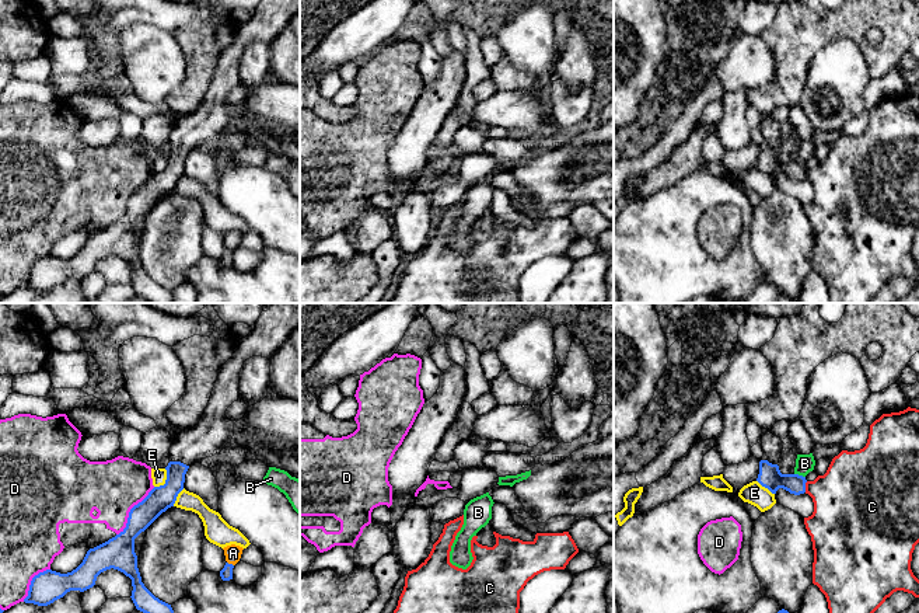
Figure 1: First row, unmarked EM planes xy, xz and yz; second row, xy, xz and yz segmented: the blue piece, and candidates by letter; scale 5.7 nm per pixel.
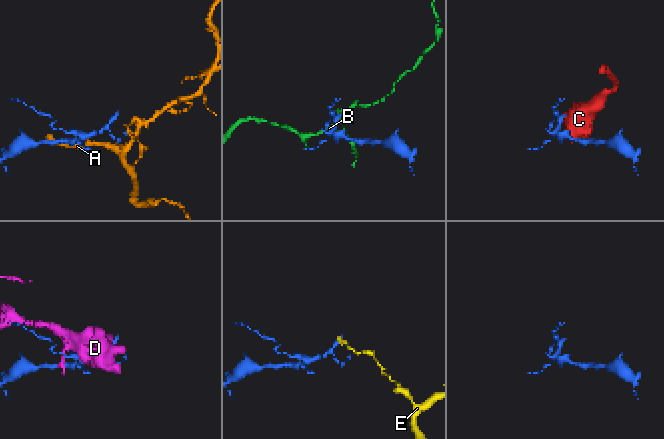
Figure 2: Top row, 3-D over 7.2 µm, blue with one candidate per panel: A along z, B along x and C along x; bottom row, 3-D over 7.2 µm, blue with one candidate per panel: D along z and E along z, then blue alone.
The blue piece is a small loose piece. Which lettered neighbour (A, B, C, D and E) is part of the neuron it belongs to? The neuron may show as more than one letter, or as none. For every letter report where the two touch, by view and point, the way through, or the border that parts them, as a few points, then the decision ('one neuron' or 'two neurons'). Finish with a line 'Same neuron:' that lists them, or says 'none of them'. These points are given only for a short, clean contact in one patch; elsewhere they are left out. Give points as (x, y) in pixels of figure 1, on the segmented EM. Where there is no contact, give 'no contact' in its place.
A: meets blue in xy at (230, 564); border along xy (227, 561), (233, 566); two neurons
B: meets blue in yz at (800, 476); border along yz (795, 473), (804, 477); two neurons
C: meets blue in yz at (804, 487); border along yz (807, 481), (804, 491); two neurons
D: meets blue in xy at (130, 511); two neurons
E: meets blue in xy at (166, 481); border along xy (166, 469), (166, 481), (154, 487); two neurons
Same neuron: none of them

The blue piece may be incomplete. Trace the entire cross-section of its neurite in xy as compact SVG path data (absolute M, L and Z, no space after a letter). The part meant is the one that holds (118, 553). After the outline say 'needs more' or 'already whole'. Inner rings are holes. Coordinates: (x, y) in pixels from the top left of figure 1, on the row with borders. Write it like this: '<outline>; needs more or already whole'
M268 303L251 332L235 342L233 356L219 370L210 400L198 425L181 431L170 447L170 463L165 467L167 480L164 485L154 487L148 495L134 505L127 518L126 527L108 541L90 548L83 563L67 574L46 570L31 581L25 603L48 606L63 598L70 591L84 592L95 585L97 577L106 570L118 570L132 579L132 600L143 613L174 613L171 605L156 598L141 582L134 553L134 539L144 532L163 512L174 506L178 494L184 490L185 474L192 463L219 454L234 436L234 422L226 417L227 408L240 398L240 372L244 362L252 356L270 359L279 346L300 327L300 303Z; needs more

